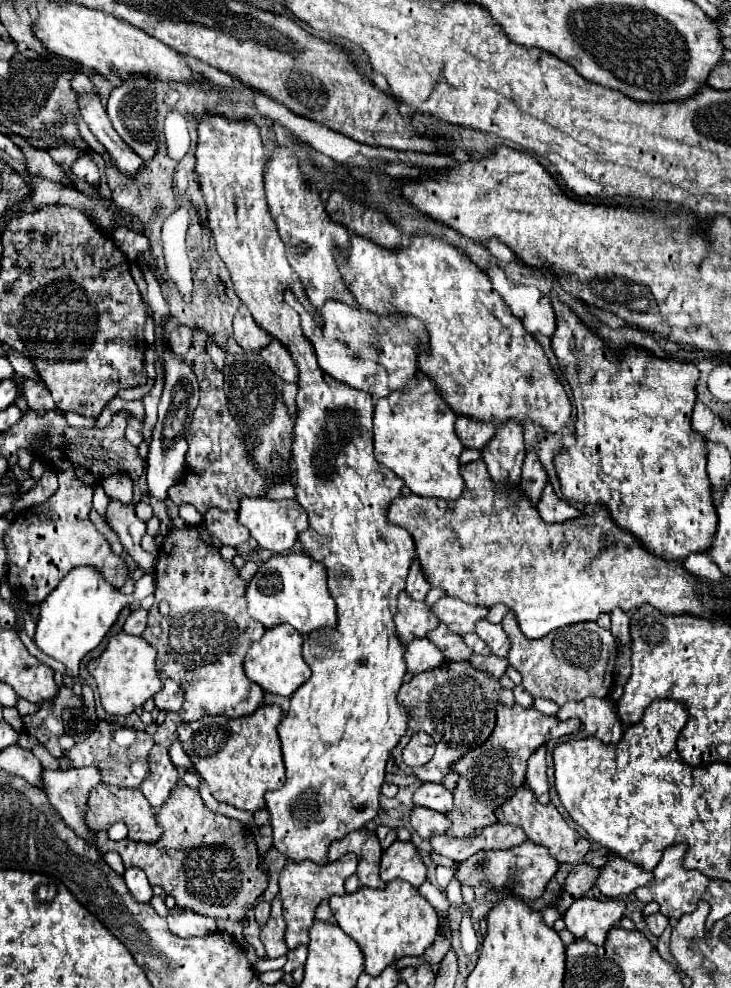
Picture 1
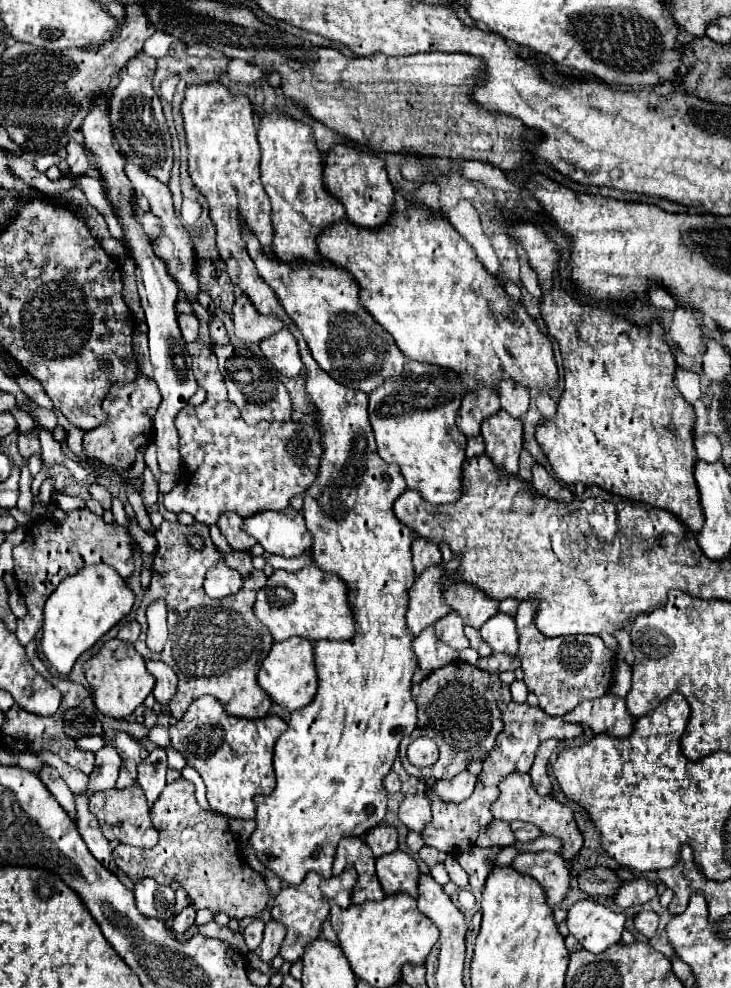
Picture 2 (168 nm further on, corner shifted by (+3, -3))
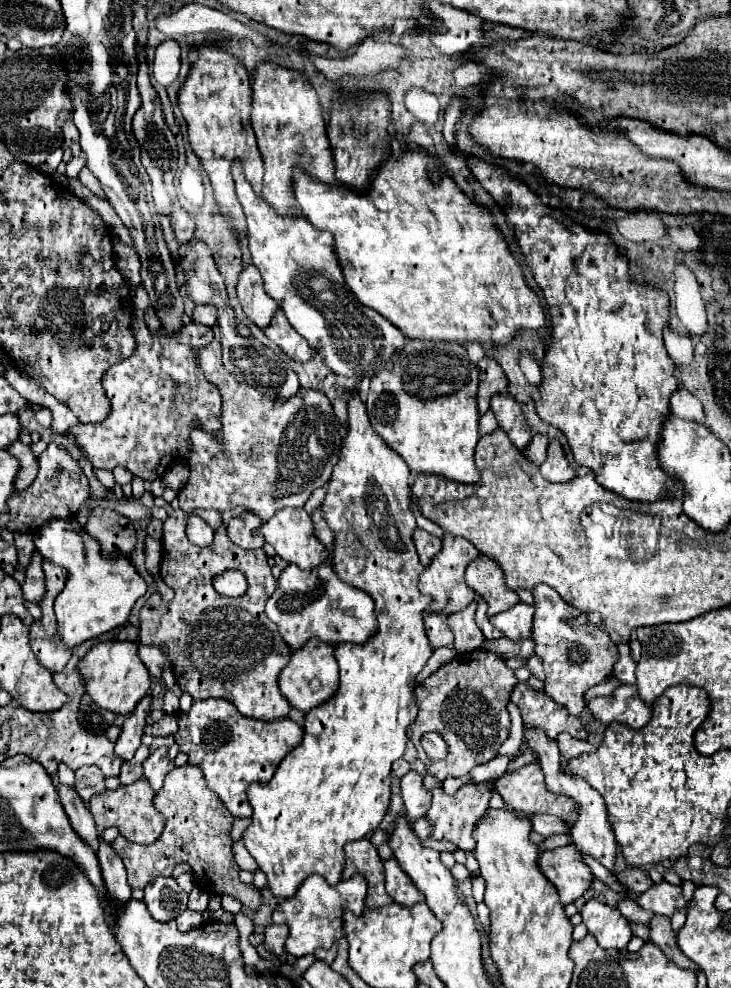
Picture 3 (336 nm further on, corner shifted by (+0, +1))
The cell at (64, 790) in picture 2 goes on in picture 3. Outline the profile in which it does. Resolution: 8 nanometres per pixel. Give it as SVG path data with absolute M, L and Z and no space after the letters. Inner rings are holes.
M60 784L58 794L60 794L64 812L66 812L68 820L70 820L70 824L72 824L72 828L96 852L100 836L98 836L98 830L96 830L96 824L94 824L94 818L92 818L90 810L84 806L84 802L74 792L74 788L66 788L64 784Z

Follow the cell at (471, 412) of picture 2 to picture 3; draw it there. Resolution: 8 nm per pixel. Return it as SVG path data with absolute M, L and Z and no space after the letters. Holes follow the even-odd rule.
M484 356L478 362L478 370L480 370L478 410L480 410L480 414L484 414L490 408L490 398L508 388L508 378L506 378L502 366L494 358L488 358L488 356Z

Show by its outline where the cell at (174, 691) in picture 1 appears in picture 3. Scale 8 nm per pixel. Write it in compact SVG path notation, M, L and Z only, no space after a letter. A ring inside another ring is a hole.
M138 644L138 656L140 660L144 662L144 666L148 668L148 672L154 676L154 678L162 678L162 666L164 666L164 656L160 652L158 646L144 646L144 644Z

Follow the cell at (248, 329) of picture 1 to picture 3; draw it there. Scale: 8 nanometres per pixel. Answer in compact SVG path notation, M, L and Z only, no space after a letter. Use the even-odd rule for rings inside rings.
M248 264L240 272L238 298L240 298L240 304L246 312L246 316L262 330L270 324L270 318L278 310L278 302L274 298L270 298L268 292L264 290L262 276L254 264Z

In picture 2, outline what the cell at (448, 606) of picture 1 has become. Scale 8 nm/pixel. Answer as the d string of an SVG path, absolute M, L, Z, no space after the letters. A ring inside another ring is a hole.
M455 580L453 586L447 592L443 592L443 600L451 606L453 612L461 616L463 624L477 630L485 624L485 620L499 612L499 602L487 598L475 586L465 584L461 580Z

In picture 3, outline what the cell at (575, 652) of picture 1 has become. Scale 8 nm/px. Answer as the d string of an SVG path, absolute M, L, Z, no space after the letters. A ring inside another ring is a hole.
M538 584L534 590L534 626L532 636L536 640L536 654L544 662L546 682L544 692L558 704L562 704L572 716L578 716L584 708L584 692L590 686L600 684L612 674L612 666L618 660L616 644L610 640L607 628L598 612L589 614L588 622L582 626L572 626L570 621L580 611L566 604L552 588Z

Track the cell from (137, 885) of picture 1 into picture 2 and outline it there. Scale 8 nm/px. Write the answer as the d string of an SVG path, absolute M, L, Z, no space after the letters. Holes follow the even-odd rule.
M141 878L133 886L135 902L137 908L151 918L167 920L169 918L169 908L173 910L175 904L175 892L169 886L157 886L155 880L151 878Z

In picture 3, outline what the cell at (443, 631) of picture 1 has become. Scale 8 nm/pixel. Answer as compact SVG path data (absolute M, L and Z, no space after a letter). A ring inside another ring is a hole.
M476 602L468 604L464 610L452 614L448 618L448 624L454 632L454 650L460 652L472 652L482 646L484 636L480 628L474 622L474 612L476 612Z

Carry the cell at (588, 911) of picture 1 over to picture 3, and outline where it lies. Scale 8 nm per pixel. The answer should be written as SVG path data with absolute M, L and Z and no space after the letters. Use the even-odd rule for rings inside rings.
M588 900L582 908L582 922L602 948L624 950L632 938L630 922L612 906Z

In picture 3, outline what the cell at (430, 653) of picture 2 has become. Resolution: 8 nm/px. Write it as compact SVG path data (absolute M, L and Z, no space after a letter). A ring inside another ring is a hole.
M442 612L426 614L424 624L426 624L426 632L428 632L428 638L430 638L430 644L434 648L452 646L454 638L452 638L452 630L448 628L448 614L442 614Z

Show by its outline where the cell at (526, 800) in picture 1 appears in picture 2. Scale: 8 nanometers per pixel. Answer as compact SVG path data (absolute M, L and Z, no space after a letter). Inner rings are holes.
M513 772L509 774L509 778L505 778L501 784L499 784L499 798L495 800L495 804L491 806L491 812L497 820L505 820L505 822L513 822L513 820L521 820L521 822L531 822L535 824L537 828L541 828L541 832L545 836L555 836L563 842L563 848L559 852L559 856L563 860L573 860L579 850L583 848L583 836L581 832L577 830L577 824L573 820L573 814L567 806L563 806L561 802L557 802L555 798L551 796L539 796L533 786L531 786L531 778L529 774L519 774L519 772Z

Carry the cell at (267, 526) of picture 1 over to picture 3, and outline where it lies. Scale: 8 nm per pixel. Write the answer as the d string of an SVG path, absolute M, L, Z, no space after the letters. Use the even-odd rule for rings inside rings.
M284 508L284 510L280 510L280 512L276 512L268 522L264 522L262 526L260 526L260 536L268 542L268 544L272 544L274 546L274 550L276 550L276 554L280 556L280 558L284 558L286 562L290 562L290 564L296 564L296 566L300 566L302 570L312 570L312 568L316 568L316 566L320 566L320 564L324 564L326 560L328 560L328 550L326 550L326 546L314 536L314 526L312 526L312 520L310 520L310 516L308 516L308 512L306 510L302 510L302 508Z

